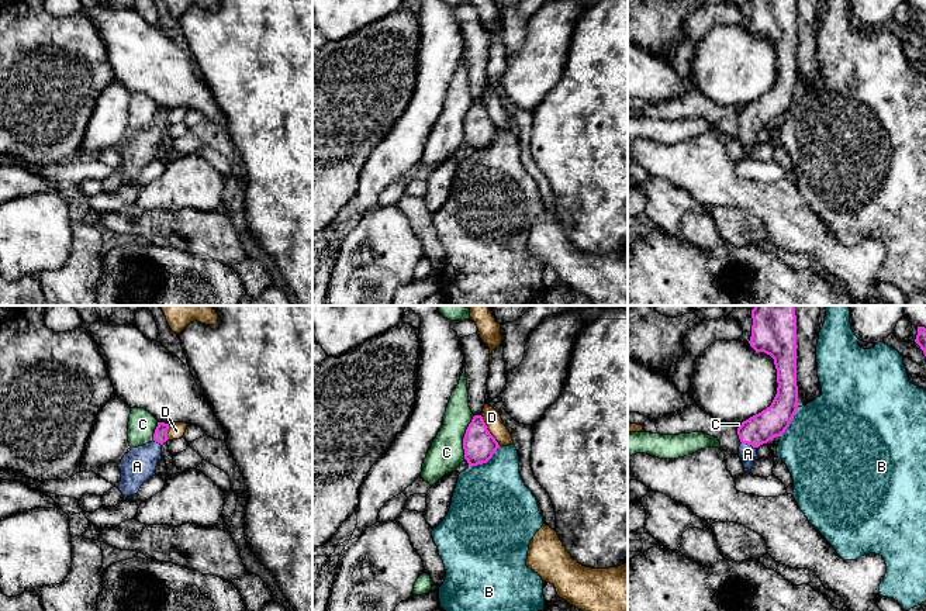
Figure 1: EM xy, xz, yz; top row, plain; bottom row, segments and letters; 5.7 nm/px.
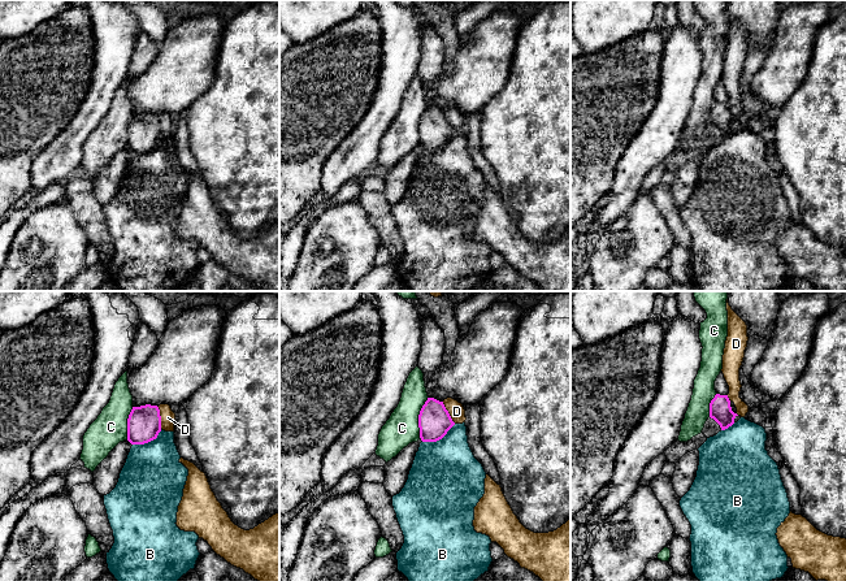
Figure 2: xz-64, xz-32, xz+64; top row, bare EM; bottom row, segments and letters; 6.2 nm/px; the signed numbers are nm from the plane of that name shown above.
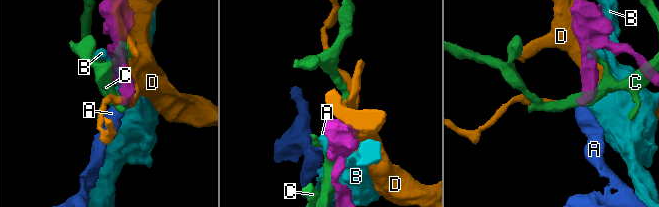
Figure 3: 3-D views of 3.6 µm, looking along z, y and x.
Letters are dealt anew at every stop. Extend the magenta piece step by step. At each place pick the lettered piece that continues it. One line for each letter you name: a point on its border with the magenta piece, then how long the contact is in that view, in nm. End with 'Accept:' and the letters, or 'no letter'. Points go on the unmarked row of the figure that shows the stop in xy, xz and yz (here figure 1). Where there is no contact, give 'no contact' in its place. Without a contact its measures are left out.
A: yz (749, 128) | 90 nm
Accept: A

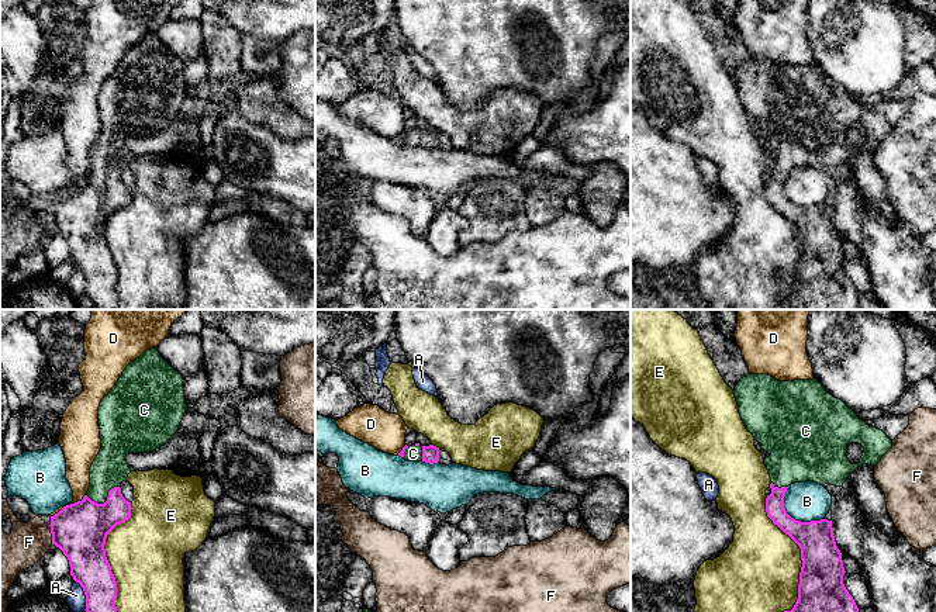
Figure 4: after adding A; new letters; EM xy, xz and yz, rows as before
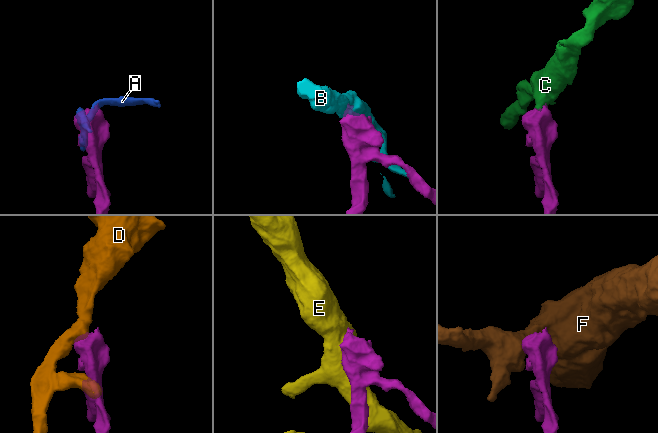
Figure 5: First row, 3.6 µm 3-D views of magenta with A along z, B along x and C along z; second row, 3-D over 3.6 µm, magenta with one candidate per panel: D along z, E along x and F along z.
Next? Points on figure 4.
C: xy (106, 186) | 200 nm
Accept: C

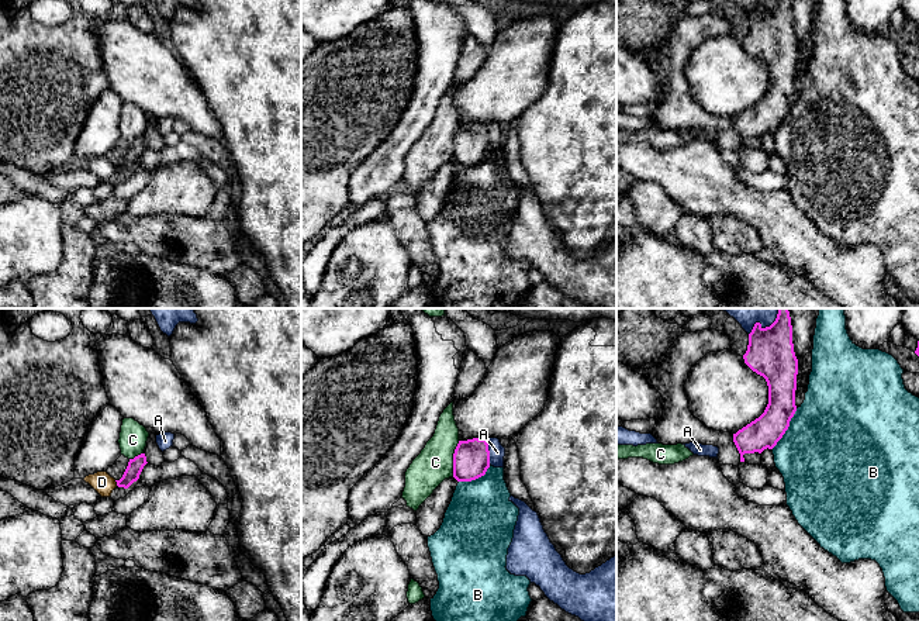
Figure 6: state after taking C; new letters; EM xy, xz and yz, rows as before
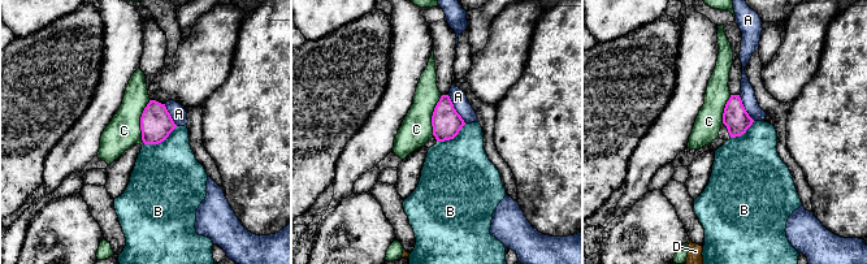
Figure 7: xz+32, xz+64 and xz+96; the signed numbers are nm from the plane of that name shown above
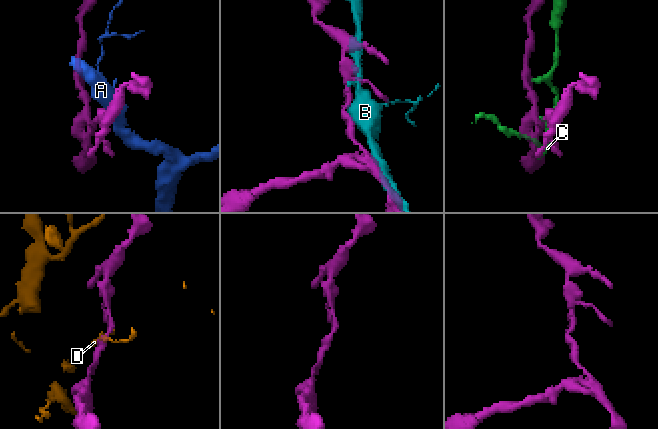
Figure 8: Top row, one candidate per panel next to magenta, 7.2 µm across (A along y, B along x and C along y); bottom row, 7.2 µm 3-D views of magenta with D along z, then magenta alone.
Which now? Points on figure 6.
Accept: no letter

